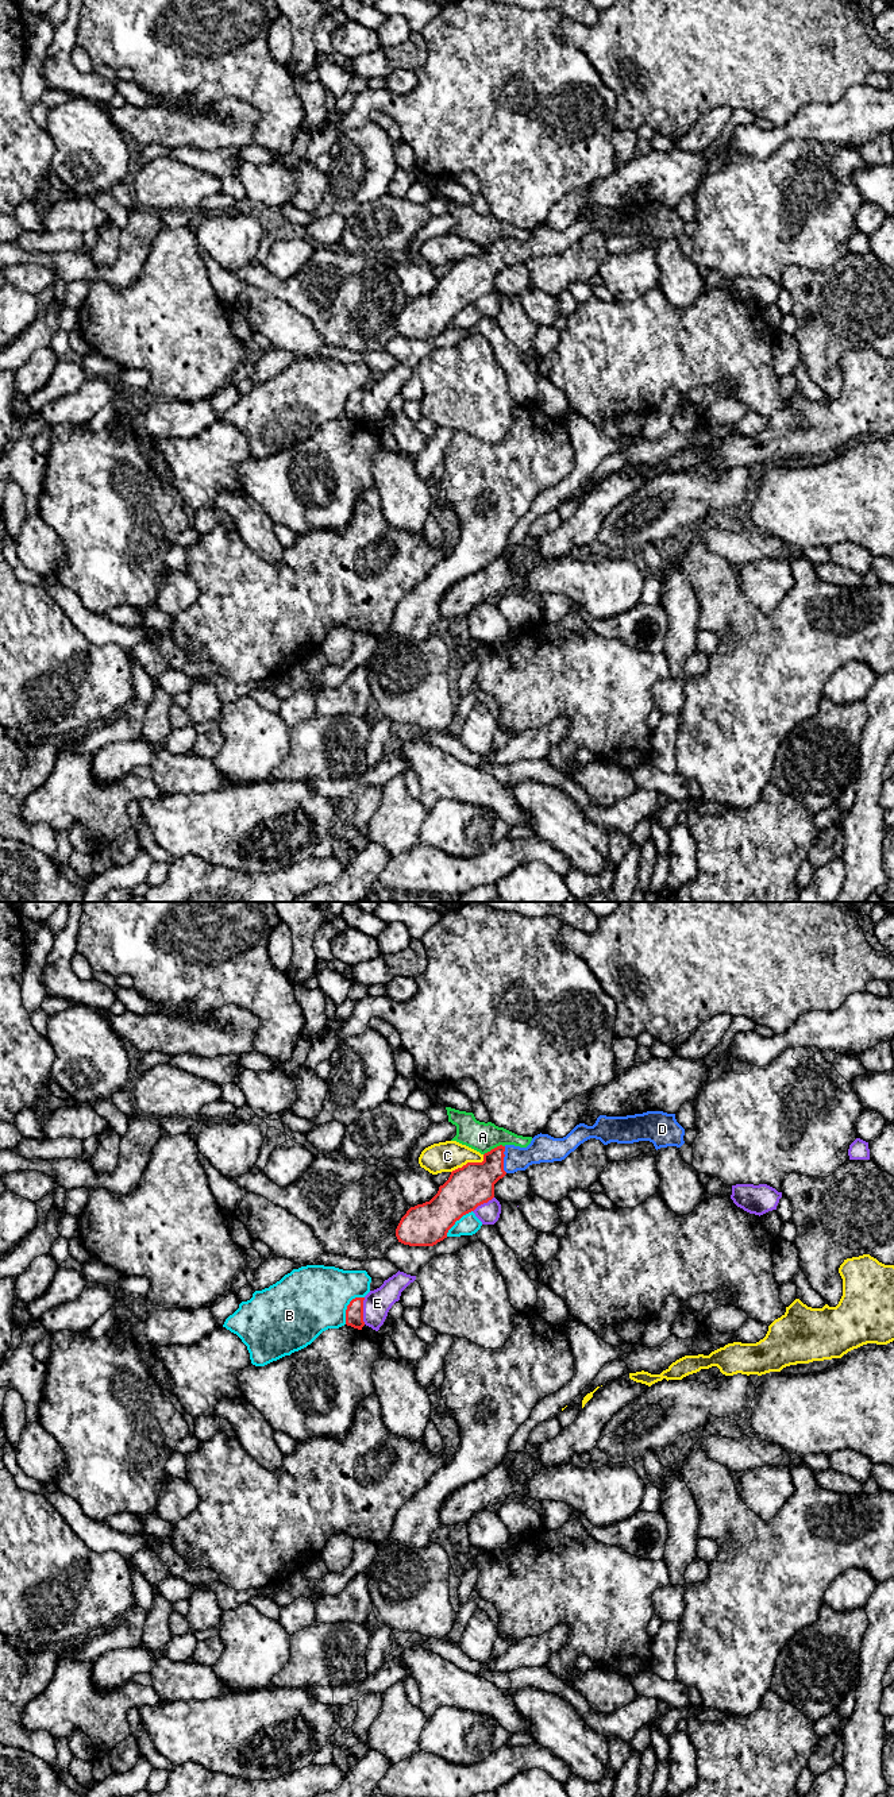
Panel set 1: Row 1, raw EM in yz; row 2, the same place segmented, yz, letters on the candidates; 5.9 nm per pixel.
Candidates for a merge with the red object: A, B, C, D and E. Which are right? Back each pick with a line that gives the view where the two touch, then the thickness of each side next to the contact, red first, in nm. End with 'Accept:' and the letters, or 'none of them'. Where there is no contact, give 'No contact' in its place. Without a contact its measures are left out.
D: Touches red in yz. Thickness 260 nm (red) against 160 nm
Accept: D

